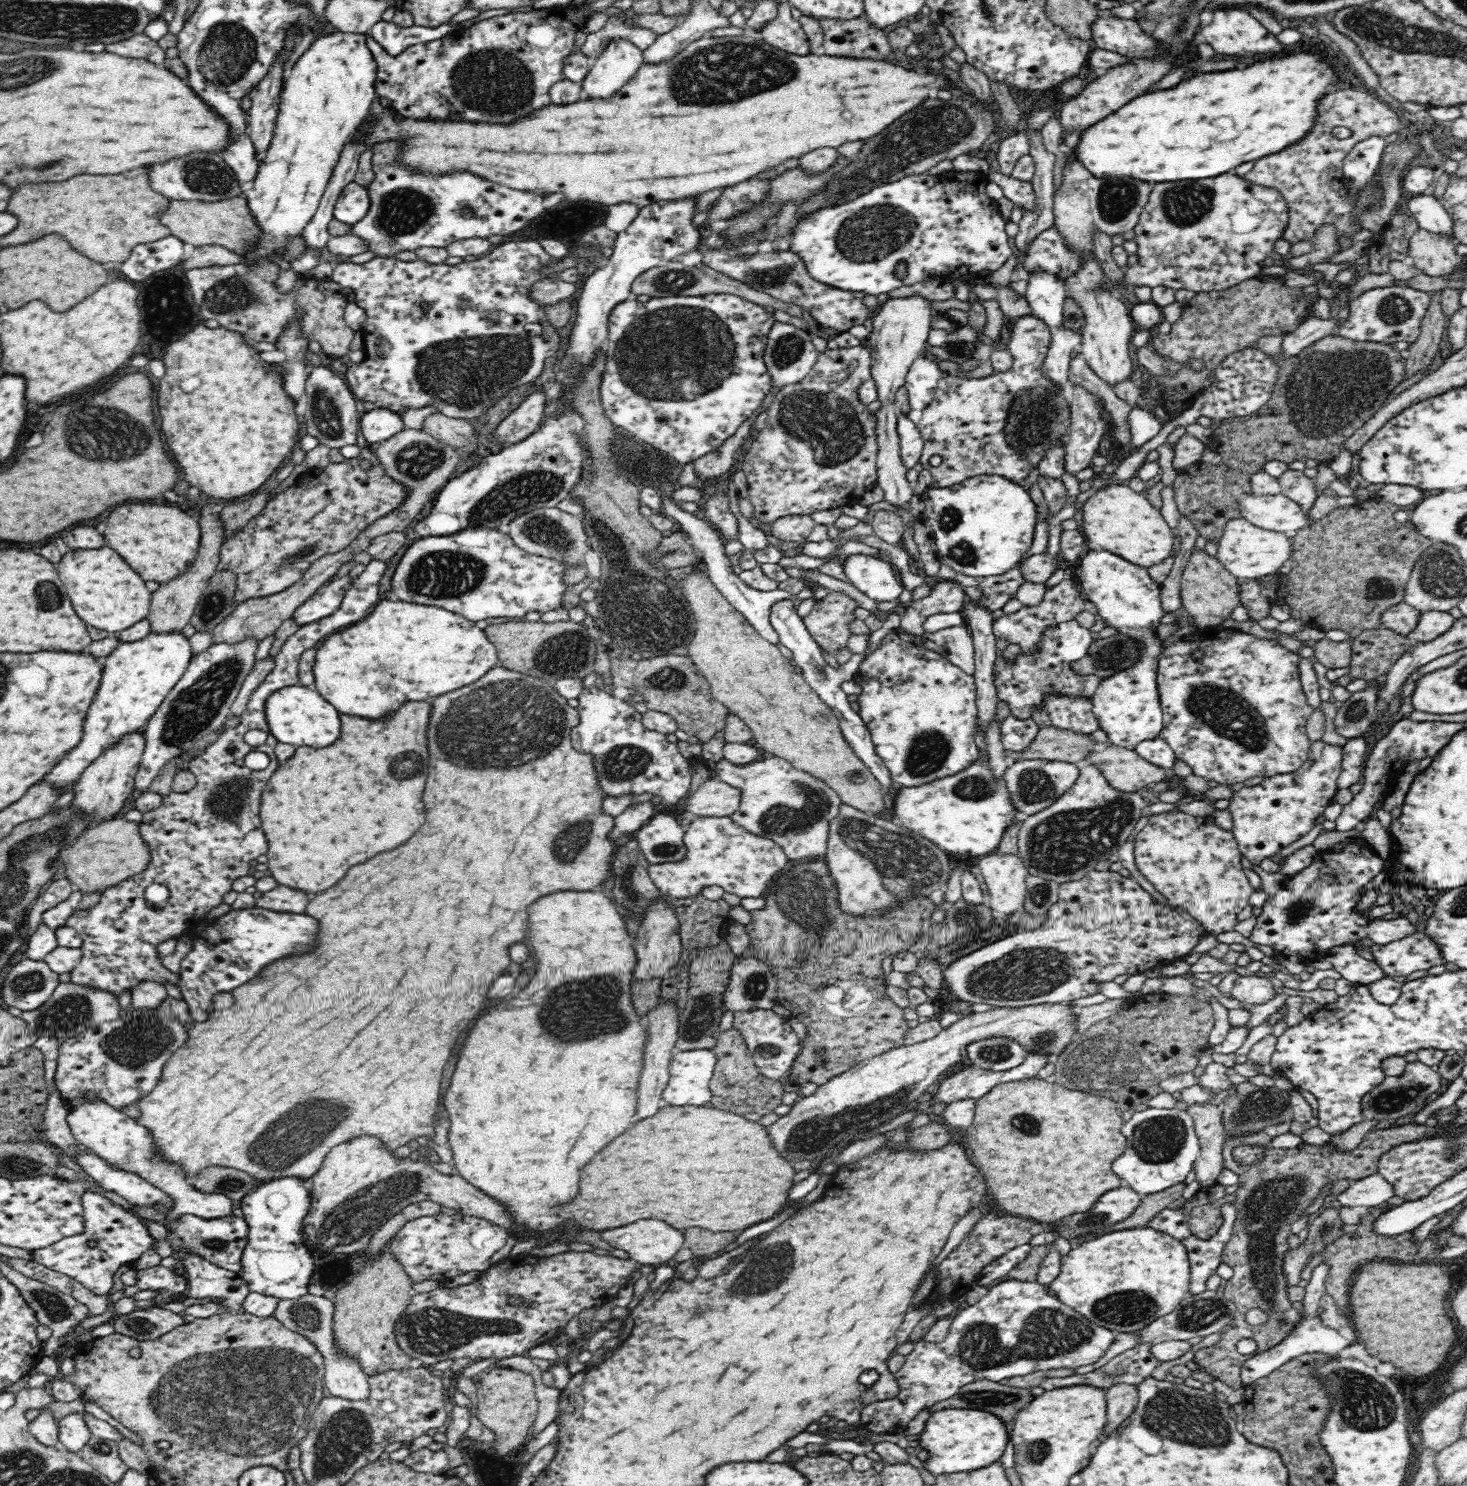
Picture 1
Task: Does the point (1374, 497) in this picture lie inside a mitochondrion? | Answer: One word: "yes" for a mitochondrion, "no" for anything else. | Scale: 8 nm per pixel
no

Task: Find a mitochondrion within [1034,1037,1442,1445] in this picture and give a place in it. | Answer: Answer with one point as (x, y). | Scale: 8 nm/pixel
(1267, 1204)

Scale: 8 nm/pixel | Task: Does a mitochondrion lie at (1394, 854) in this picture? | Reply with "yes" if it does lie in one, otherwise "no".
no

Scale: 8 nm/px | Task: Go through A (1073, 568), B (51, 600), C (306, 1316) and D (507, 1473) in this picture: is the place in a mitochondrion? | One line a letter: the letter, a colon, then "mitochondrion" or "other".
A: other
B: mitochondrion
C: mitochondrion
D: mitochondrion

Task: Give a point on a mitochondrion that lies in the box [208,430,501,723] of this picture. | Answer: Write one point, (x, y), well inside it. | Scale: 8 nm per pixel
(445, 575)

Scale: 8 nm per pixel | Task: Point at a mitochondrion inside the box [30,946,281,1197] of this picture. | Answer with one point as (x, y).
(139, 1043)

